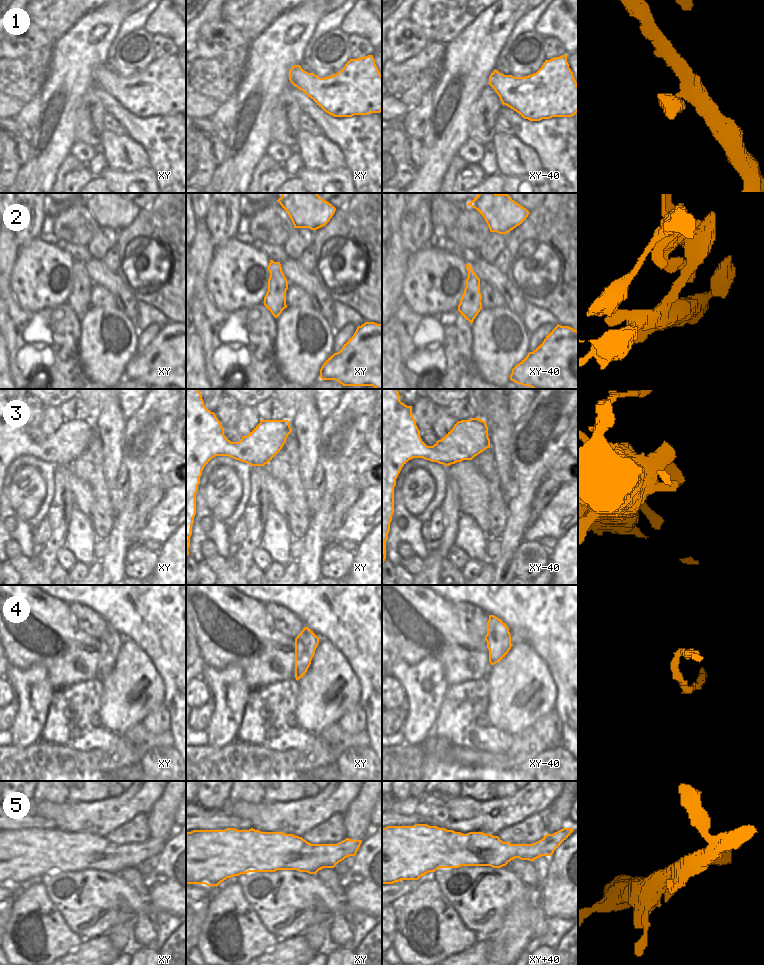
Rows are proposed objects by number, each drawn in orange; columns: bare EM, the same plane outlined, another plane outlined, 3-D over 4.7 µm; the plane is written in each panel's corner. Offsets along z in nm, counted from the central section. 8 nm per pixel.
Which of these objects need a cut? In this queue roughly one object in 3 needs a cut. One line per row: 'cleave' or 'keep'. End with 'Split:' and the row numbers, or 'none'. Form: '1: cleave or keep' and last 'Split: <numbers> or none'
1: keep
2: cleave
3: keep
4: keep
5: keep
Split: 2

